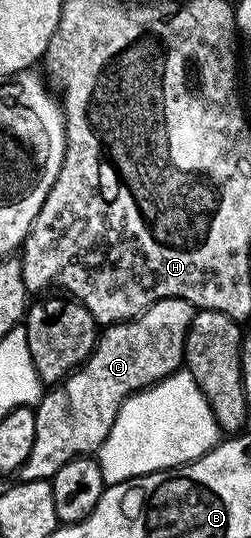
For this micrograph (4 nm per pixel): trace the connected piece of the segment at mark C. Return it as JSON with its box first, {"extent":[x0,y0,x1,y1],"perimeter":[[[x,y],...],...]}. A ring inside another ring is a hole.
{"extent":[18,299,196,483],"perimeter":[[[162,299],[149,305],[149,309],[141,312],[136,319],[104,326],[96,338],[91,356],[83,362],[82,367],[68,375],[54,389],[48,390],[34,408],[37,433],[33,437],[33,453],[29,453],[27,460],[19,467],[18,478],[25,483],[38,479],[50,481],[57,469],[65,465],[65,461],[73,461],[78,455],[98,452],[105,437],[109,437],[109,429],[113,429],[113,421],[125,400],[146,387],[159,383],[165,376],[172,375],[184,366],[185,337],[189,333],[189,325],[196,310],[192,303],[184,299]]]}

